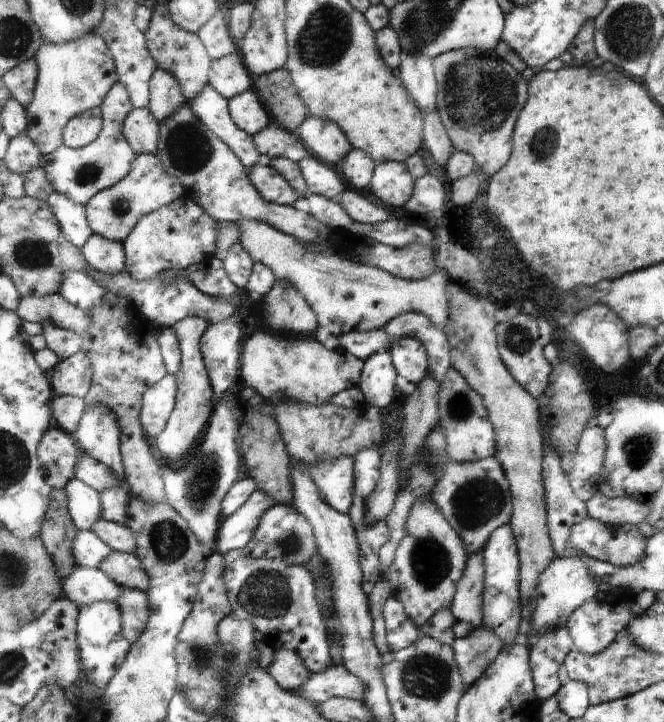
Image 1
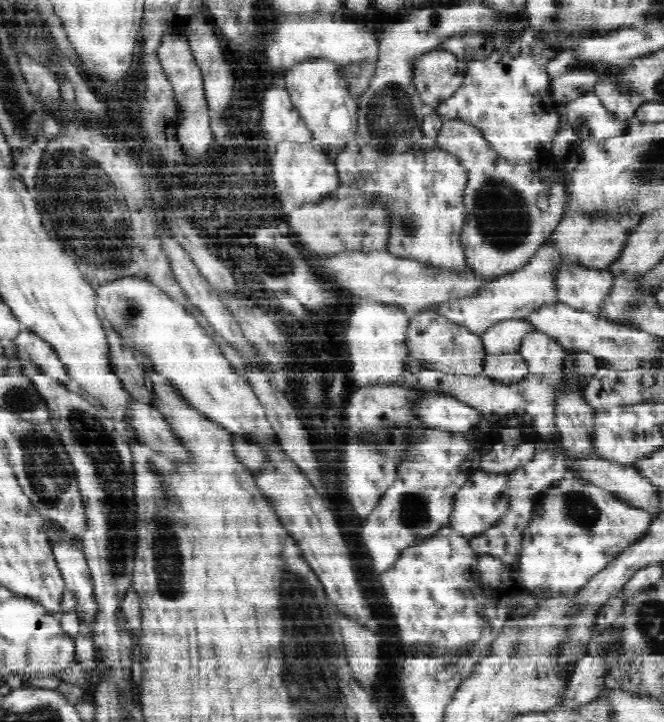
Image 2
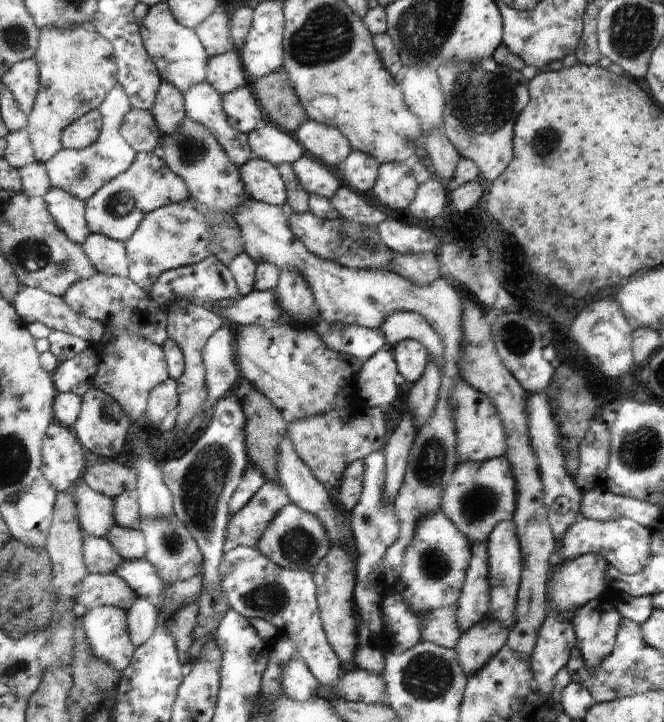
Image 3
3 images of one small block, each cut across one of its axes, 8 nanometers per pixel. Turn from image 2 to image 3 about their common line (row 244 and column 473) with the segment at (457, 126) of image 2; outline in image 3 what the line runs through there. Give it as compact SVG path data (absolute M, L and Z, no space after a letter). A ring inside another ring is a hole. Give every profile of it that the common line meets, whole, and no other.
M505 457L484 463L460 462L441 497L442 512L470 543L487 541L499 523L512 520L517 510L518 488L513 464Z

